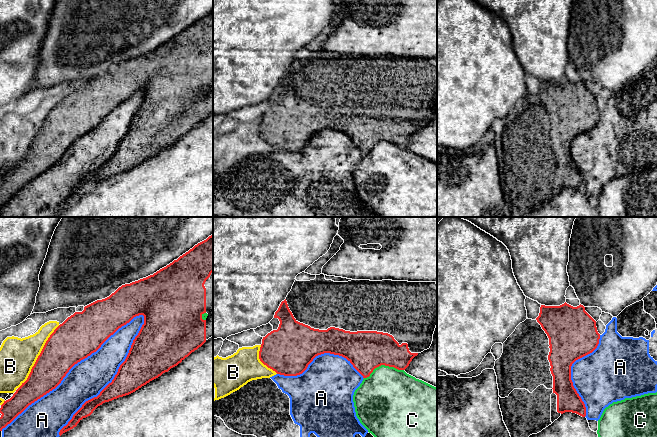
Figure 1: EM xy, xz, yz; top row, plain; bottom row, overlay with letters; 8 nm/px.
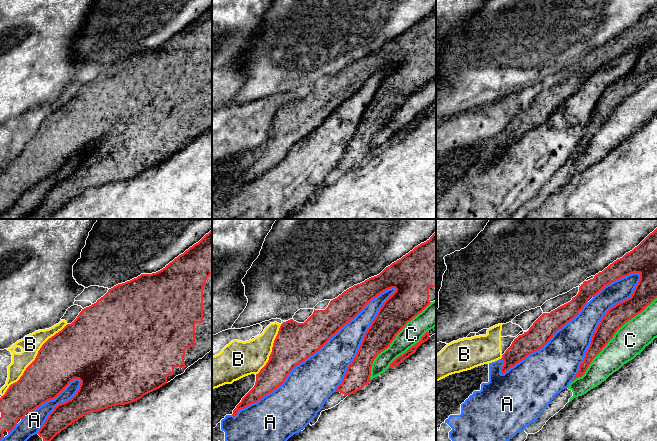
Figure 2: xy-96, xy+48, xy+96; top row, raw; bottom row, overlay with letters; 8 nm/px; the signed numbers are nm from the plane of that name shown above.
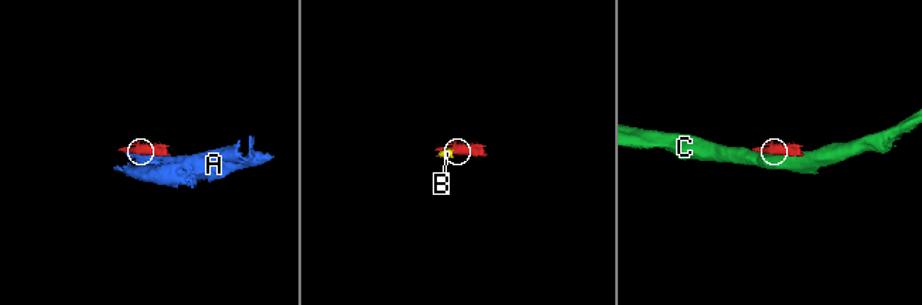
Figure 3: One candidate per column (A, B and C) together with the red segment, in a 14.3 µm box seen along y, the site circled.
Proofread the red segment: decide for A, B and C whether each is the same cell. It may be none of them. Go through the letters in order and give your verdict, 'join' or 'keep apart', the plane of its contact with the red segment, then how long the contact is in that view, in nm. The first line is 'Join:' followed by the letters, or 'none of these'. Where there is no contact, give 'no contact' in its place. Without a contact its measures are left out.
Join: none of these
A: keep apart; meets red in xy; contact 1450 nm long
B: keep apart; meets red in xy; contact 600 nm long
C: keep apart; meets red in xz; contact 320 nm long

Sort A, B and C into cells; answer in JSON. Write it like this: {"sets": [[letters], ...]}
{"sets": [["A", "B"], ["C"]]}

